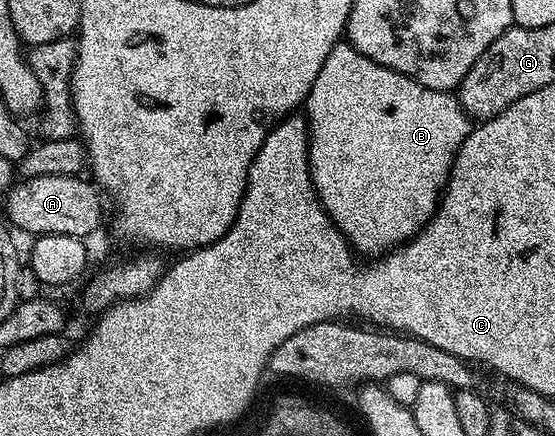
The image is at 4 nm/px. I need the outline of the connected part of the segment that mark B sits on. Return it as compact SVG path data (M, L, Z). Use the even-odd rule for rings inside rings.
M340 42L333 46L333 50L329 50L329 58L325 58L325 66L321 66L321 70L317 74L317 82L313 82L313 90L309 90L309 94L307 95L307 99L305 101L305 109L307 108L307 112L305 111L305 119L307 121L307 133L311 135L309 138L309 170L311 171L311 177L313 178L313 186L317 190L317 194L319 195L319 200L323 204L324 210L330 214L332 222L337 226L337 230L341 230L341 234L347 237L352 249L360 257L363 258L379 258L384 254L391 251L393 248L400 247L407 243L407 241L412 240L417 233L422 230L430 221L431 215L439 210L439 201L443 194L443 189L447 186L447 180L451 177L451 167L453 166L453 162L455 161L455 155L457 154L457 150L461 146L461 142L465 142L465 138L471 132L473 127L473 121L470 116L468 116L467 111L459 105L458 95L452 94L450 92L438 92L437 90L429 90L425 86L421 86L416 82L413 78L409 78L405 74L401 74L397 70L389 70L385 66L381 66L377 62L373 62L369 58L365 58L365 54L361 54L357 51L357 49L352 46L352 44L346 42Z

